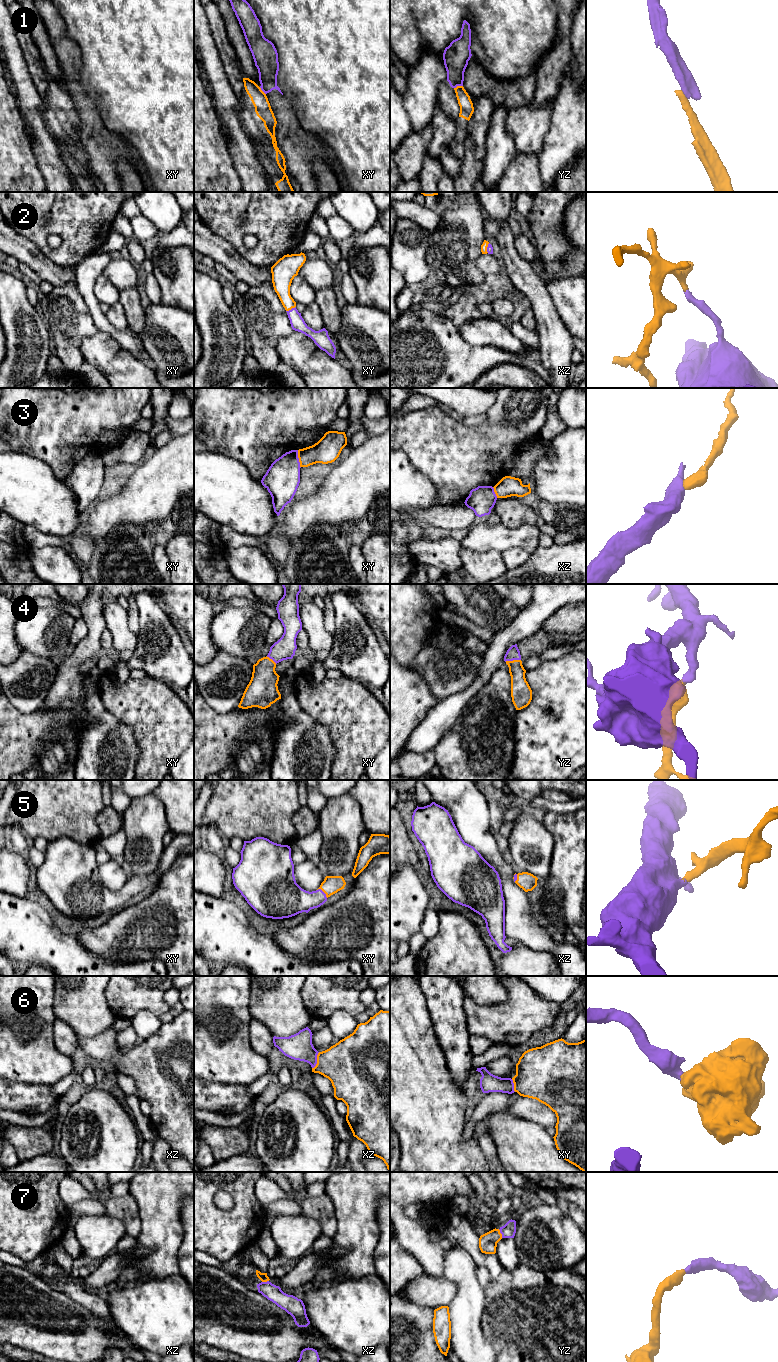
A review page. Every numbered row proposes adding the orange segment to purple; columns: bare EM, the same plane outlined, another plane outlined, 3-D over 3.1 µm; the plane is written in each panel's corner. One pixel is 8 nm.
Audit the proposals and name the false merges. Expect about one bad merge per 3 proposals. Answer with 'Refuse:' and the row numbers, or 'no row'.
Refuse: 1, 3

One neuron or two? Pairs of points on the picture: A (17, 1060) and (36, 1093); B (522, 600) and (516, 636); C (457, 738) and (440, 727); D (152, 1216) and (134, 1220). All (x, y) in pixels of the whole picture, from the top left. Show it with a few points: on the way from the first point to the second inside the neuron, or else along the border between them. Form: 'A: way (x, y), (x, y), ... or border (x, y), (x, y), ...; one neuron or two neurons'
A: border (10, 1080), (28, 1084), (46, 1084), (49, 1086); two neurons
B: border (533, 594), (530, 601), (520, 610); two neurons
C: border (460, 712), (455, 723), (433, 748); two neurons
D: border (132, 1197), (141, 1224), (136, 1237); two neurons

